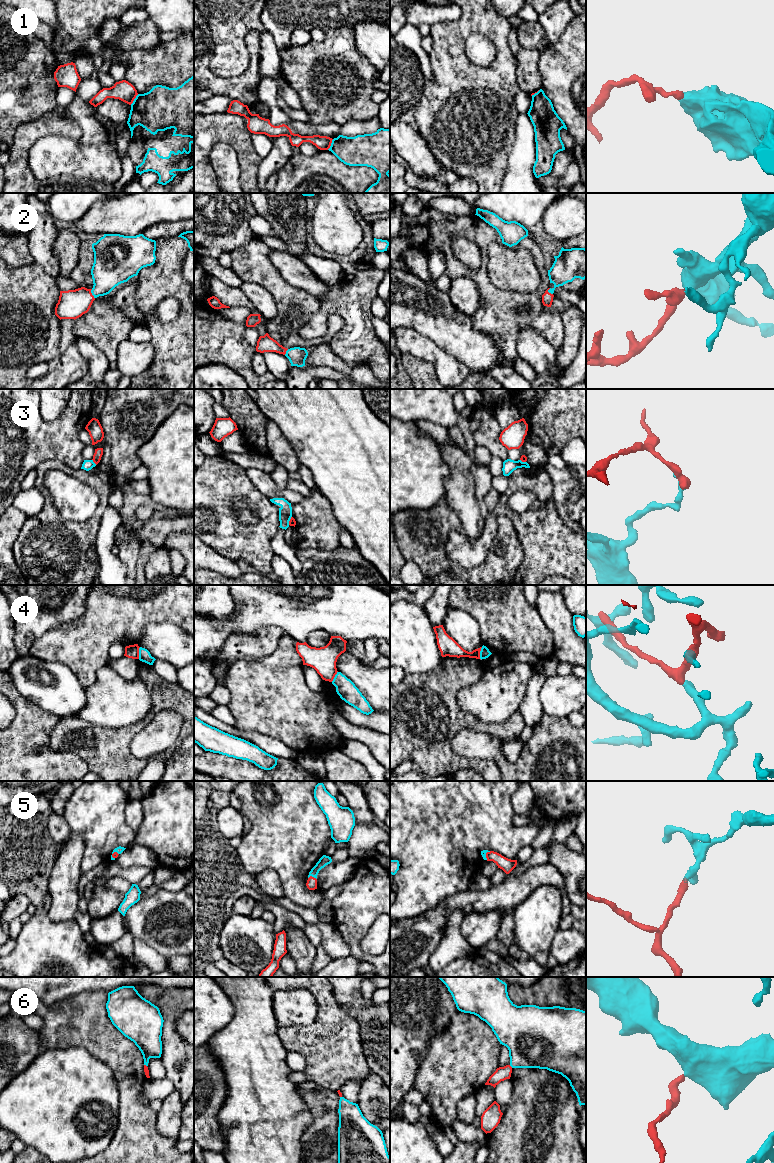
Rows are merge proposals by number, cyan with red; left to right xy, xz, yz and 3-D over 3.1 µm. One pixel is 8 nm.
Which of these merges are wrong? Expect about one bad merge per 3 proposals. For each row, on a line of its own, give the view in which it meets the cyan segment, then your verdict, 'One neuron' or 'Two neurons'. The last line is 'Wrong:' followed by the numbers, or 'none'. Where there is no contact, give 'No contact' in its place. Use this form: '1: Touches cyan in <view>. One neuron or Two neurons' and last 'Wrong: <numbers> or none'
1: Touches cyan in xy. Two neurons
2: Touches cyan in xy. One neuron
3: Touches cyan in xy. Two neurons
4: Touches cyan in yz. Two neurons
5: Touches cyan in xz. One neuron
6: Touches cyan in yz. One neuron
Wrong: 1, 3, 4

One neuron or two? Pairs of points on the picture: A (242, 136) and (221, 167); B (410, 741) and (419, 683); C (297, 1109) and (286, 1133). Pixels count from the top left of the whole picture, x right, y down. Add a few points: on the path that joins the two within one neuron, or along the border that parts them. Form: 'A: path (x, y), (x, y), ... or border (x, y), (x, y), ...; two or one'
A: border (210, 149), (227, 142), (240, 160); two
B: path (412, 727), (412, 723), (419, 716), (419, 697); one
C: path (291, 1115), (286, 1120), (286, 1127); one

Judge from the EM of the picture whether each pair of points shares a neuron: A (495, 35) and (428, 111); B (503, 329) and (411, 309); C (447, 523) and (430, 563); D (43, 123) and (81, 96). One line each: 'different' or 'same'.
A: same
B: different
C: same
D: different

